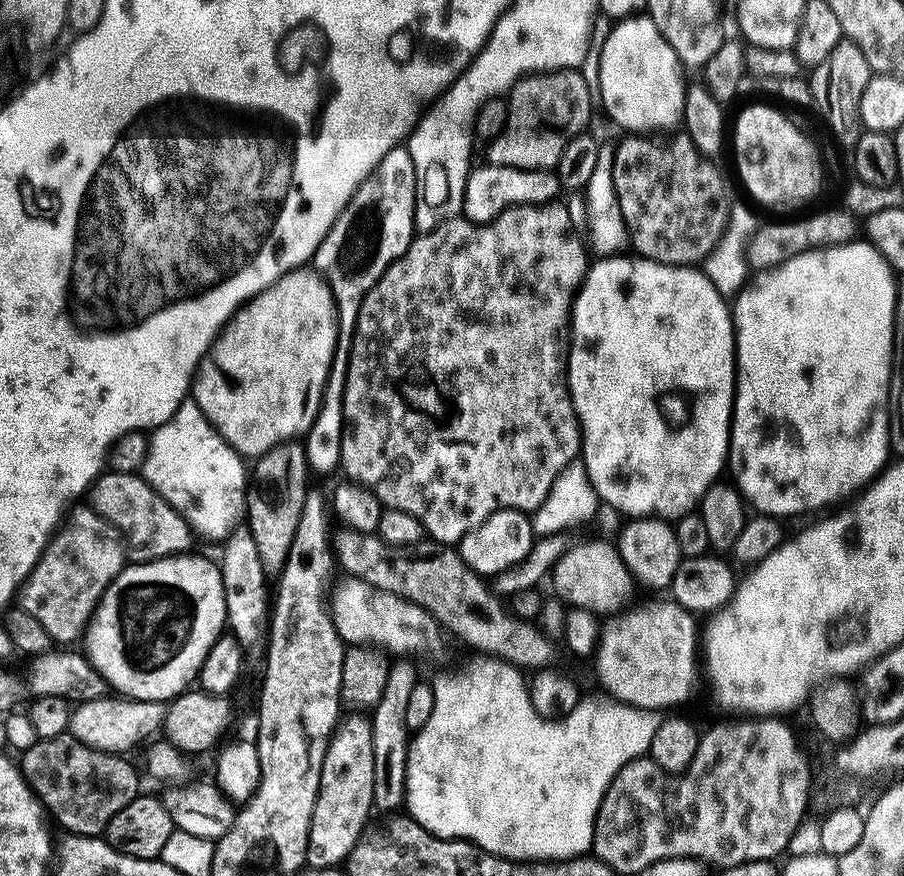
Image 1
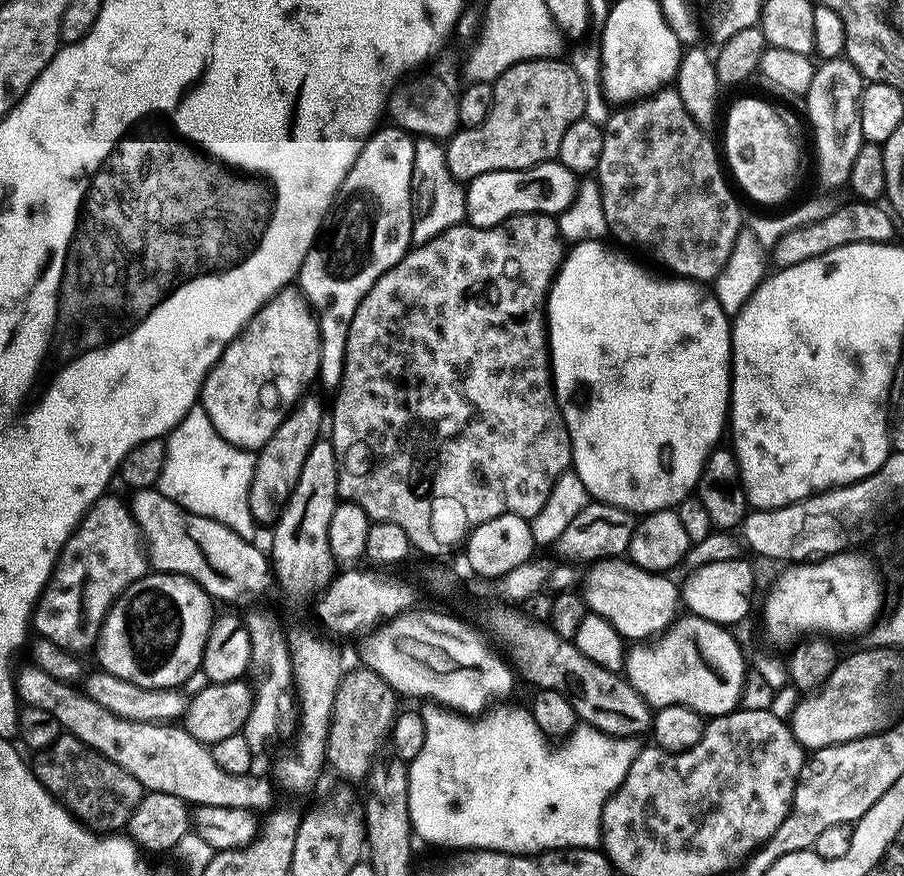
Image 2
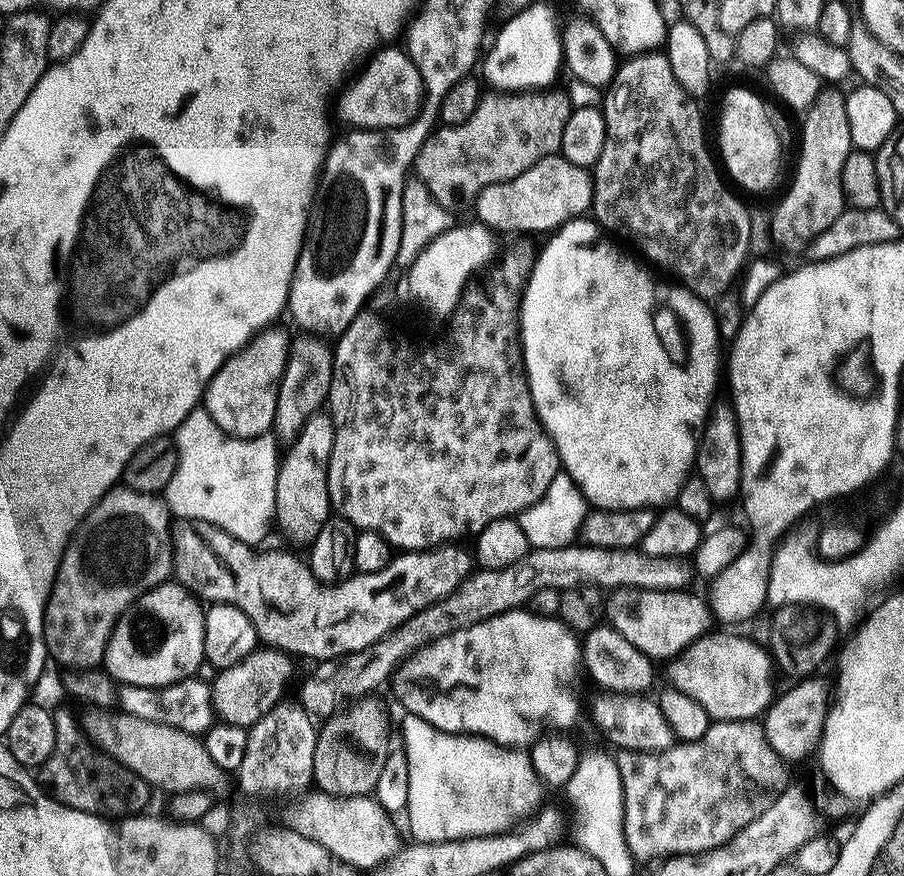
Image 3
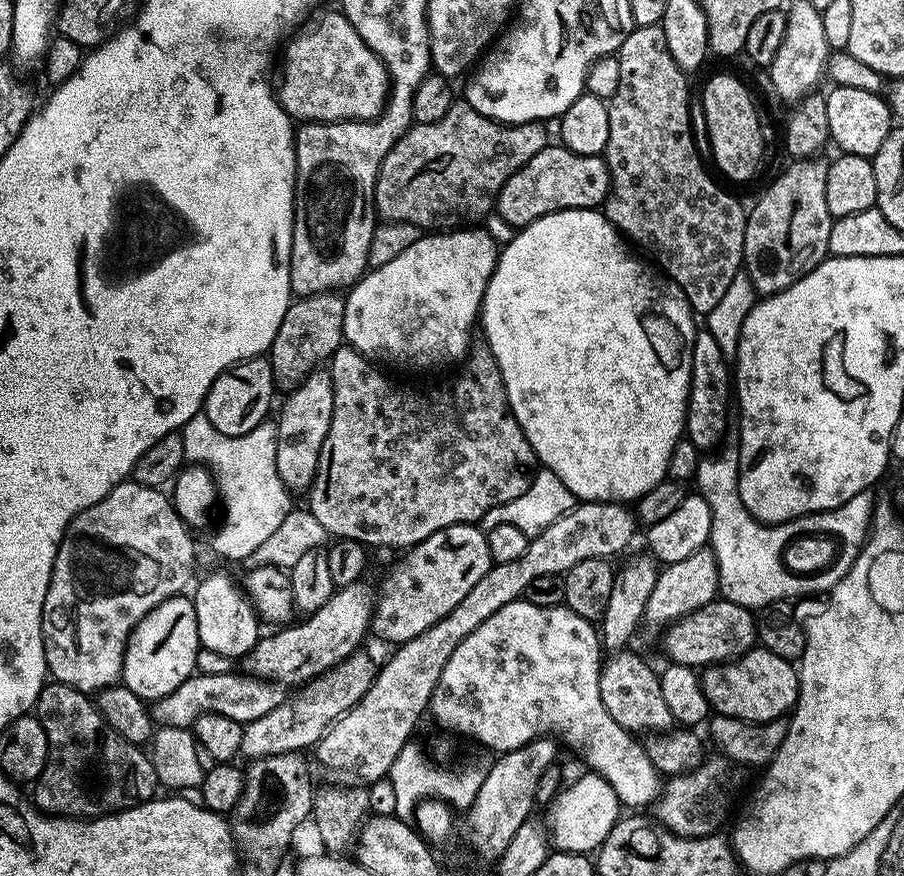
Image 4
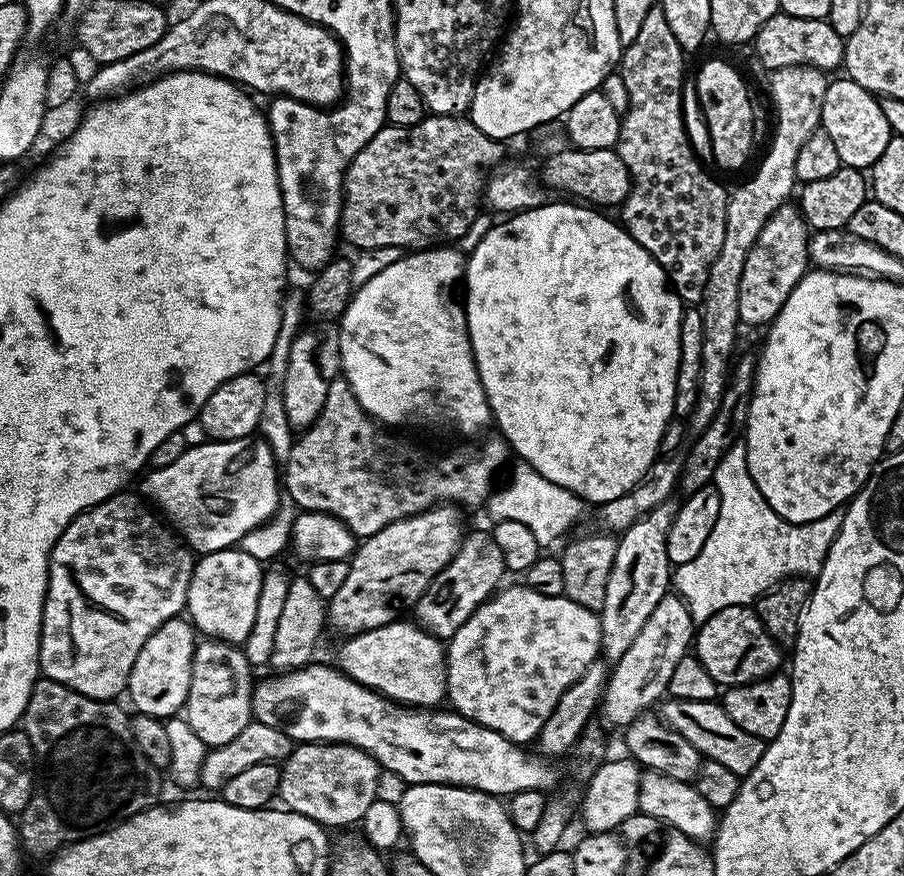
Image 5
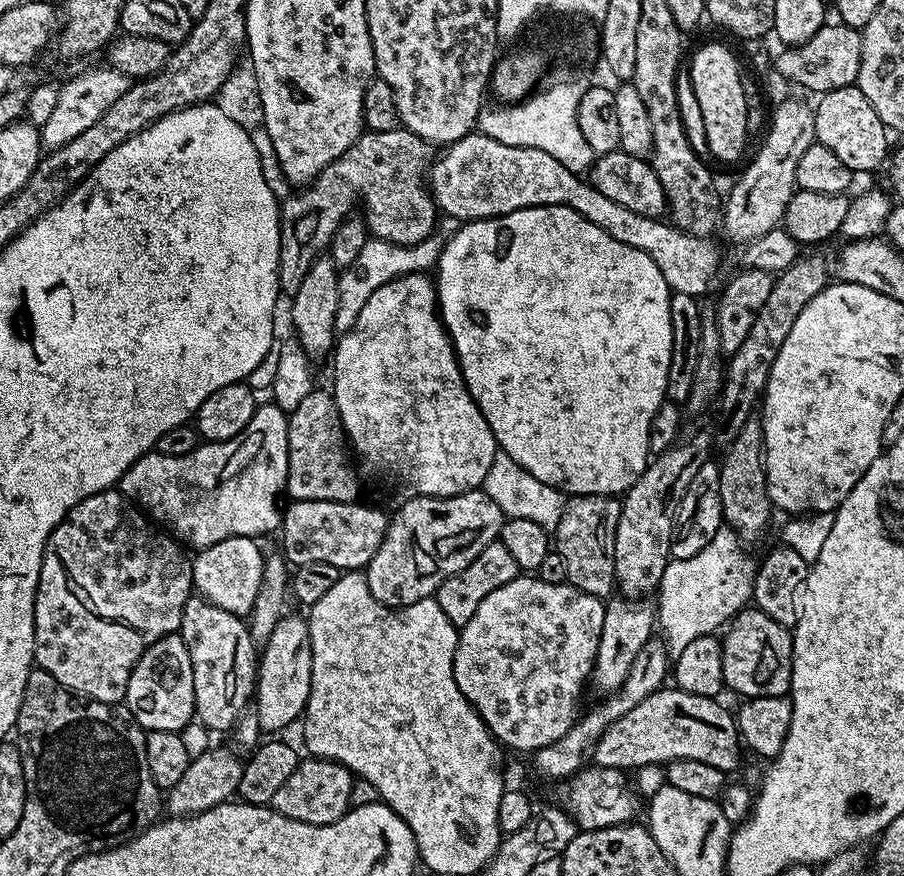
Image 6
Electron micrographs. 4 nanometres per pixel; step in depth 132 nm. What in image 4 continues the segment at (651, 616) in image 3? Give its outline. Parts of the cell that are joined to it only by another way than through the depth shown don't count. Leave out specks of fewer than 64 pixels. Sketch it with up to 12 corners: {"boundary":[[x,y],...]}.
{"boundary":[[717,598],[663,633],[697,670],[757,647],[758,620]]}

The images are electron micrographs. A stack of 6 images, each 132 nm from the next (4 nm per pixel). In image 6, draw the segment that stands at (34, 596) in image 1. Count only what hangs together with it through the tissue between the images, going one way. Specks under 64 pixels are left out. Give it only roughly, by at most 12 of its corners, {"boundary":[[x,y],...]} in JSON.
{"boundary":[[119,490],[44,548],[35,663],[121,703],[192,560]]}

